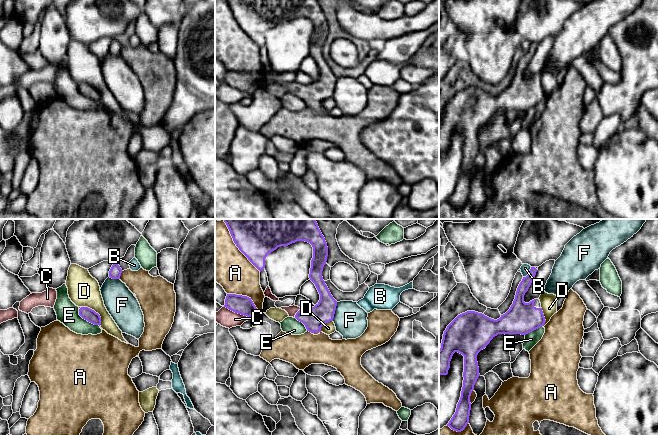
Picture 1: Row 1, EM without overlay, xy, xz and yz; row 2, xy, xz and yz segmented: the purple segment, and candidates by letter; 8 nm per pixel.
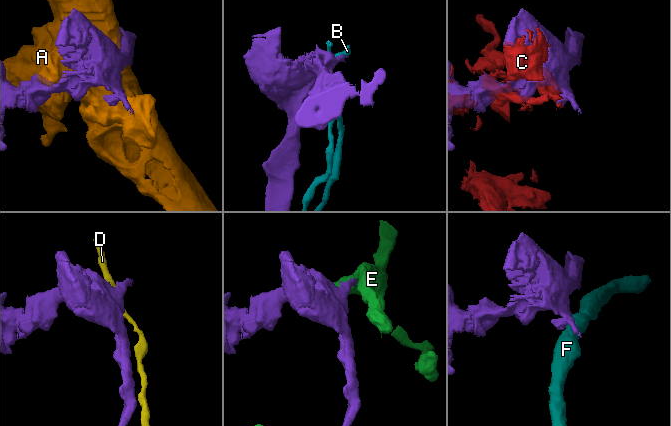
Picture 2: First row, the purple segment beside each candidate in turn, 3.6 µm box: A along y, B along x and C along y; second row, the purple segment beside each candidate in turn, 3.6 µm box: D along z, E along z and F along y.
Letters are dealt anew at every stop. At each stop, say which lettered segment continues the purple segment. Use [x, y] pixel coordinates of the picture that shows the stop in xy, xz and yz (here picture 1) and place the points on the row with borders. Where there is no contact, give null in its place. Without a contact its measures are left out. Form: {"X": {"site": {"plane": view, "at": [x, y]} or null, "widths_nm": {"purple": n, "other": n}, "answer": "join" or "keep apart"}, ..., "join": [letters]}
{"A": {"site": {"plane": "xz", "at": [236, 245]}, "widths_nm": {"purple": 480, "other": 380}, "answer": "keep apart"}, "B": {"site": {"plane": "yz", "at": [529, 273]}, "widths_nm": {"purple": 90, "other": 80}, "answer": "keep apart"}, "C": {"site": {"plane": "xz", "at": [238, 313]}, "widths_nm": {"purple": 150, "other": 140}, "answer": "join"}, "D": {"site": {"plane": "xy", "at": [94, 311]}, "widths_nm": {"purple": 100, "other": 260}, "answer": "keep apart"}, "E": {"site": {"plane": "xy", "at": [87, 320]}, "widths_nm": {"purple": 100, "other": 180}, "answer": "keep apart"}, "F": {"site": {"plane": "xz", "at": [334, 311]}, "widths_nm": {"purple": 180, "other": 260}, "answer": "keep apart"}, "join": ["C"]}

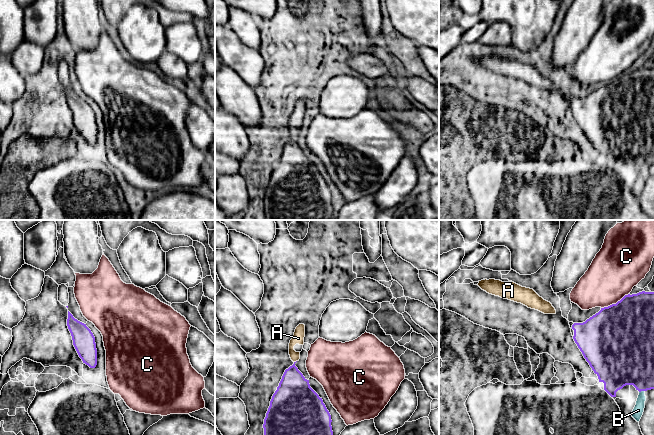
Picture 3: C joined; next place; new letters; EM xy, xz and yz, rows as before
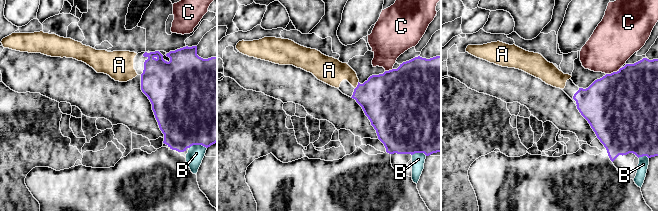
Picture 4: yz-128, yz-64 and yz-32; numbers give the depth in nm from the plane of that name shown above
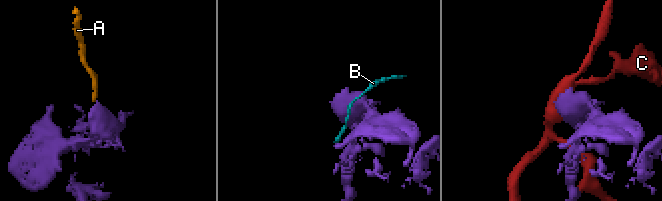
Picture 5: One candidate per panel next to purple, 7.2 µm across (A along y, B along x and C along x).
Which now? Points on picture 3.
{"A": {"site": {"plane": "xz", "at": [296, 361]}, "widths_nm": {"purple": 280, "other": 100}, "answer": "join"}, "B": {"site": {"plane": "yz", "at": [641, 390]}, "widths_nm": {"purple": 380, "other": 90}, "answer": "keep apart"}, "C": {"site": {"plane": "yz", "at": [614, 304]}, "widths_nm": {"purple": 500, "other": 400}, "answer": "keep apart"}, "join": ["A"]}

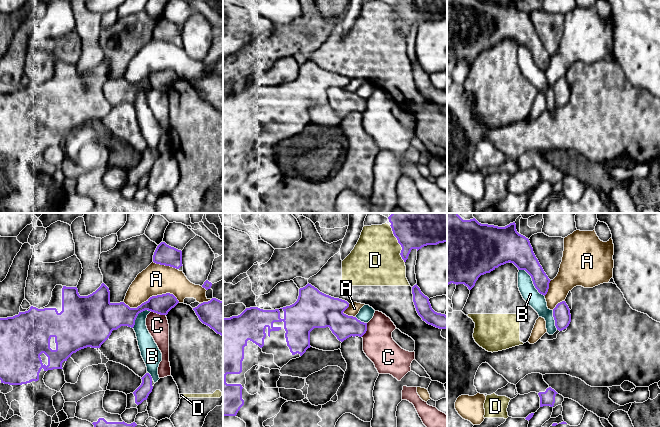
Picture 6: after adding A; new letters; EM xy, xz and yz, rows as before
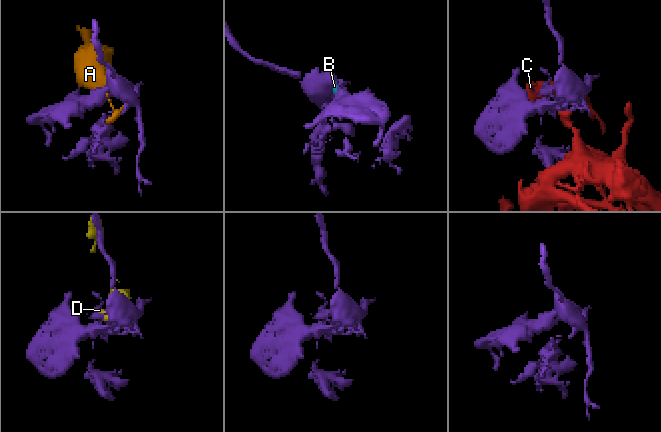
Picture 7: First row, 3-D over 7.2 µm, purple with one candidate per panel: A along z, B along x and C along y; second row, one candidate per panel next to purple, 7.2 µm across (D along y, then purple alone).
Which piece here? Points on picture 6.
{"A": {"site": {"plane": "xy", "at": [152, 296]}, "widths_nm": {"purple": 160, "other": 240}, "answer": "keep apart"}, "B": {"site": {"plane": "yz", "at": [532, 280]}, "widths_nm": {"purple": 200, "other": 140}, "answer": "keep apart"}, "C": {"site": {"plane": "xy", "at": [158, 313]}, "widths_nm": {"purple": 160, "other": 170}, "answer": "keep apart"}, "D": {"site": {"plane": "xz", "at": [399, 243]}, "widths_nm": {"purple": 440, "other": 400}, "answer": "keep apart"}, "join": []}

